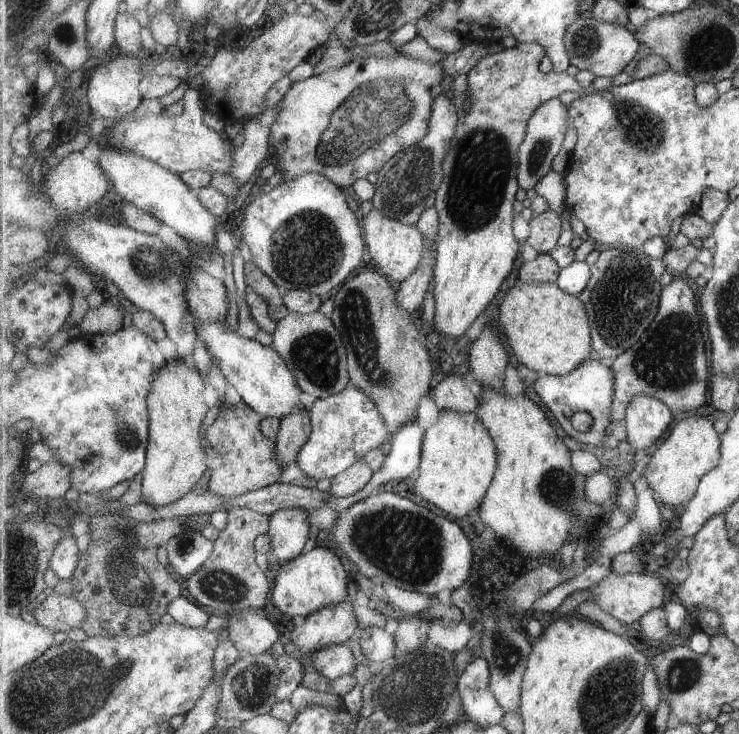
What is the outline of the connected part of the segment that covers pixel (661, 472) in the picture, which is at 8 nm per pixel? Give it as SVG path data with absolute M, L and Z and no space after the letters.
M688 416L675 424L669 436L663 441L659 448L653 453L650 461L644 470L644 476L649 482L653 491L661 498L664 504L672 506L679 511L683 504L691 502L698 494L698 489L702 479L719 466L722 454L722 434L718 434L713 426L713 422L703 418L703 416Z

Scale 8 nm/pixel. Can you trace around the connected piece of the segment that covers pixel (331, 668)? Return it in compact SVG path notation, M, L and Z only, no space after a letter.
M343 645L329 646L327 649L315 653L311 658L312 667L330 682L353 673L357 666L353 652Z

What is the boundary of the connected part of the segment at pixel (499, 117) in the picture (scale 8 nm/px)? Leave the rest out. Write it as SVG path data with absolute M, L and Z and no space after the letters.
M539 42L531 43L517 43L512 49L504 49L501 53L485 56L471 71L466 72L468 89L466 99L470 99L471 103L464 105L464 110L460 113L460 118L456 127L456 134L451 140L450 147L446 153L443 164L443 170L445 170L445 178L441 182L441 188L437 192L437 202L435 204L436 212L439 216L440 225L438 226L438 232L435 238L436 244L436 266L434 269L434 281L435 287L433 290L434 300L436 305L436 315L434 316L434 323L437 330L441 334L447 334L447 336L453 336L453 338L461 338L465 336L468 328L471 328L471 324L479 318L479 314L483 310L487 310L489 304L495 300L497 292L501 290L503 282L507 280L507 276L513 272L513 266L515 266L515 260L519 256L519 242L514 234L514 219L515 219L515 202L517 202L517 192L519 192L519 180L518 169L520 162L520 147L523 145L523 140L527 137L527 130L531 116L537 112L539 106L550 101L554 97L561 96L564 92L579 92L579 94L592 95L593 84L591 86L581 86L581 82L573 76L569 76L566 72L563 73L546 73L541 70L541 62L543 58L547 56L547 48L543 48Z

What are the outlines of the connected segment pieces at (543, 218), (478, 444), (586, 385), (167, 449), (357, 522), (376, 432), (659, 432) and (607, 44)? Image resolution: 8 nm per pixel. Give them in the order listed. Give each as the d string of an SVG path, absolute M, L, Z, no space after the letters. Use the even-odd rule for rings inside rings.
M549 210L535 216L531 222L531 236L527 241L538 255L551 253L558 247L563 235L563 218L559 212Z
M447 376L434 388L438 421L426 430L422 445L422 462L413 482L414 492L456 519L465 519L471 510L481 506L498 470L498 451L476 413L477 396L469 390L463 376Z
M589 359L564 376L540 374L533 388L567 434L579 439L579 442L599 448L601 452L609 450L612 442L611 437L607 436L607 428L611 426L615 397L615 374L611 367L604 366L599 359ZM579 411L587 412L594 420L591 429L585 434L579 434L573 426L573 414Z
M177 357L155 376L155 388L149 397L150 442L146 449L146 469L141 473L144 477L142 501L147 505L173 505L192 492L205 470L213 468L199 436L203 420L209 416L209 406L205 400L206 381L192 362Z
M393 492L374 493L370 498L356 503L349 508L348 514L339 515L339 520L330 533L335 544L358 567L360 573L377 584L394 585L407 591L426 594L431 598L443 590L452 592L463 584L470 584L475 574L473 546L461 526Z
M352 385L330 398L317 399L311 407L310 414L312 434L309 442L300 451L297 465L315 482L325 478L335 479L356 465L371 450L379 449L379 446L387 448L393 437L391 428L379 412L375 400Z
M639 394L627 406L624 421L627 441L640 456L667 434L673 424L673 414L670 407L659 398Z
M577 18L566 33L566 46L571 65L579 70L589 70L595 77L609 77L623 73L623 70L635 60L639 52L640 42L633 32L619 24L600 22L595 18Z

